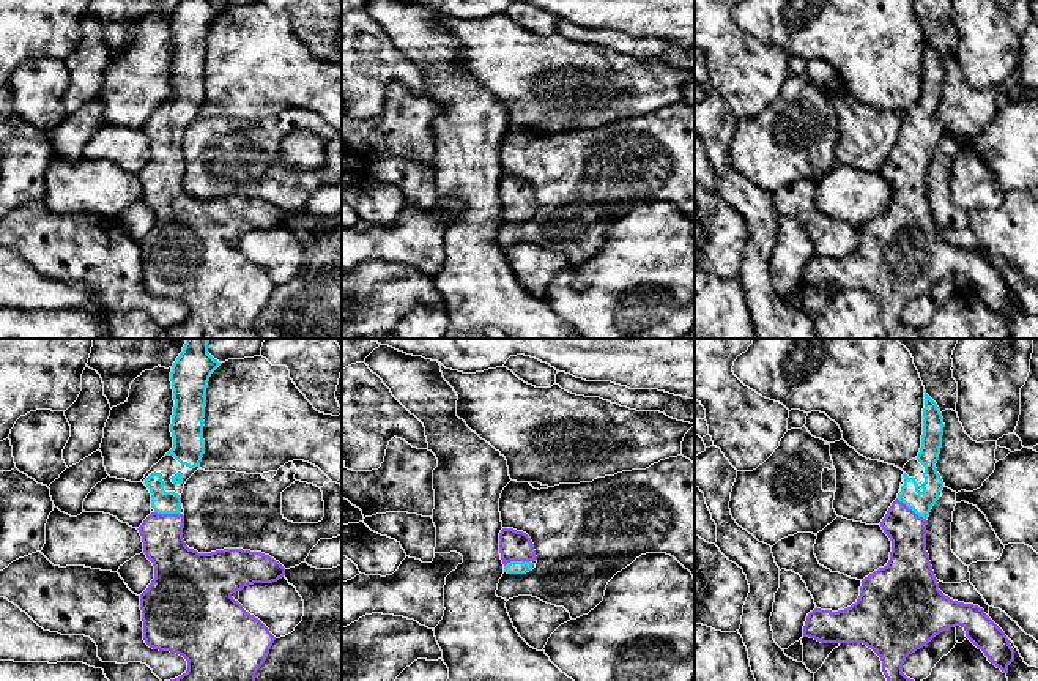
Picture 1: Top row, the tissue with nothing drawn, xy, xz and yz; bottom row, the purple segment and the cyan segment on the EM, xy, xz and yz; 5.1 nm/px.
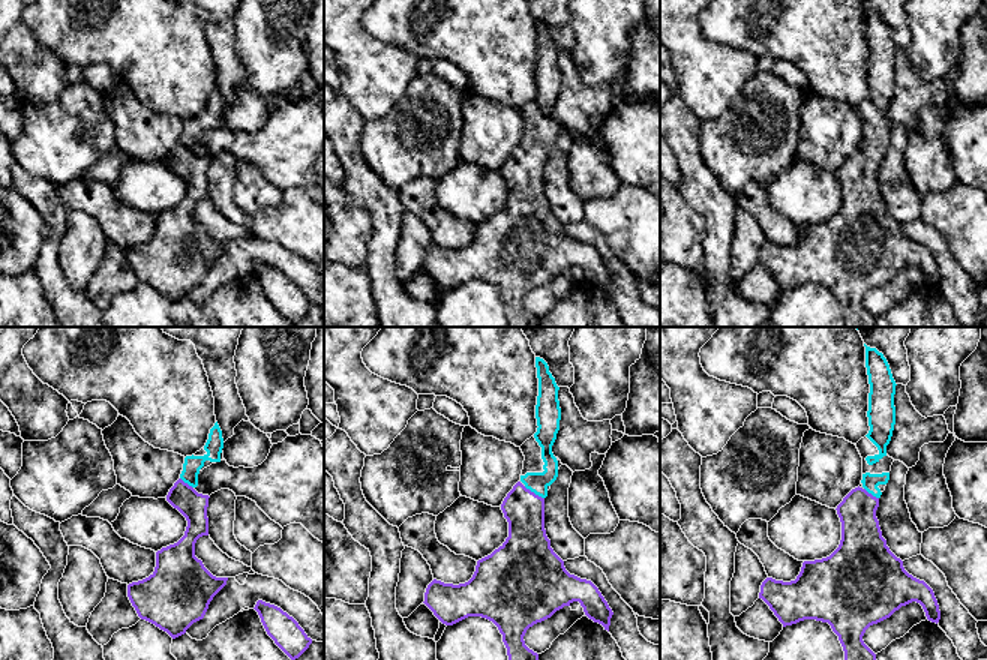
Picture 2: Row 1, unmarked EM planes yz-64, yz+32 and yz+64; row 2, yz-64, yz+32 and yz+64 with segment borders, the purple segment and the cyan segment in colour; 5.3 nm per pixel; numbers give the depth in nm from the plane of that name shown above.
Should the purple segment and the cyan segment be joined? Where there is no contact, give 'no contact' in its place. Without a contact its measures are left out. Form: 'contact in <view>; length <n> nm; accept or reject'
contact in yz; length 190 nm; accept

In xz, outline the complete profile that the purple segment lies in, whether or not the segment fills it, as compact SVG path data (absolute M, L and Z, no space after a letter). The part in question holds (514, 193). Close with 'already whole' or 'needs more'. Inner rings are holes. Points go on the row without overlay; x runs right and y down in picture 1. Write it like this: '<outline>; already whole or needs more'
M513 175L501 177L499 200L507 221L526 221L532 218L532 210L537 207L531 184Z; needs more

